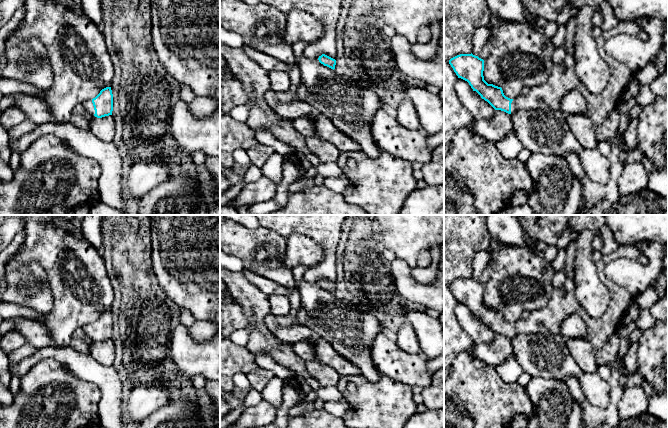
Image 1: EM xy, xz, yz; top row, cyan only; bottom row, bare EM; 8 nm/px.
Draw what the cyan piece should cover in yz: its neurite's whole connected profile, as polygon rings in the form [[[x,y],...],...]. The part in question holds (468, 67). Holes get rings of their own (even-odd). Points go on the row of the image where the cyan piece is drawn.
[[[571,17],[566,24],[563,46],[567,56],[555,64],[548,80],[530,88],[526,95],[520,94],[515,99],[506,97],[501,87],[488,84],[484,80],[484,60],[471,54],[460,54],[449,60],[449,64],[458,76],[469,83],[482,99],[495,110],[515,114],[520,109],[559,110],[564,96],[571,90],[578,90],[586,101],[588,116],[595,126],[601,125],[618,107],[621,94],[634,73],[629,67],[614,60],[608,53],[604,59],[610,66],[610,79],[601,93],[589,92],[575,72],[573,40],[576,31],[576,17]]]

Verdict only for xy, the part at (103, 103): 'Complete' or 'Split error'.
Split error

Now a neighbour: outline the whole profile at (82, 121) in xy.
[[[72,114],[69,122],[83,130],[90,130],[91,120],[93,115]]]

